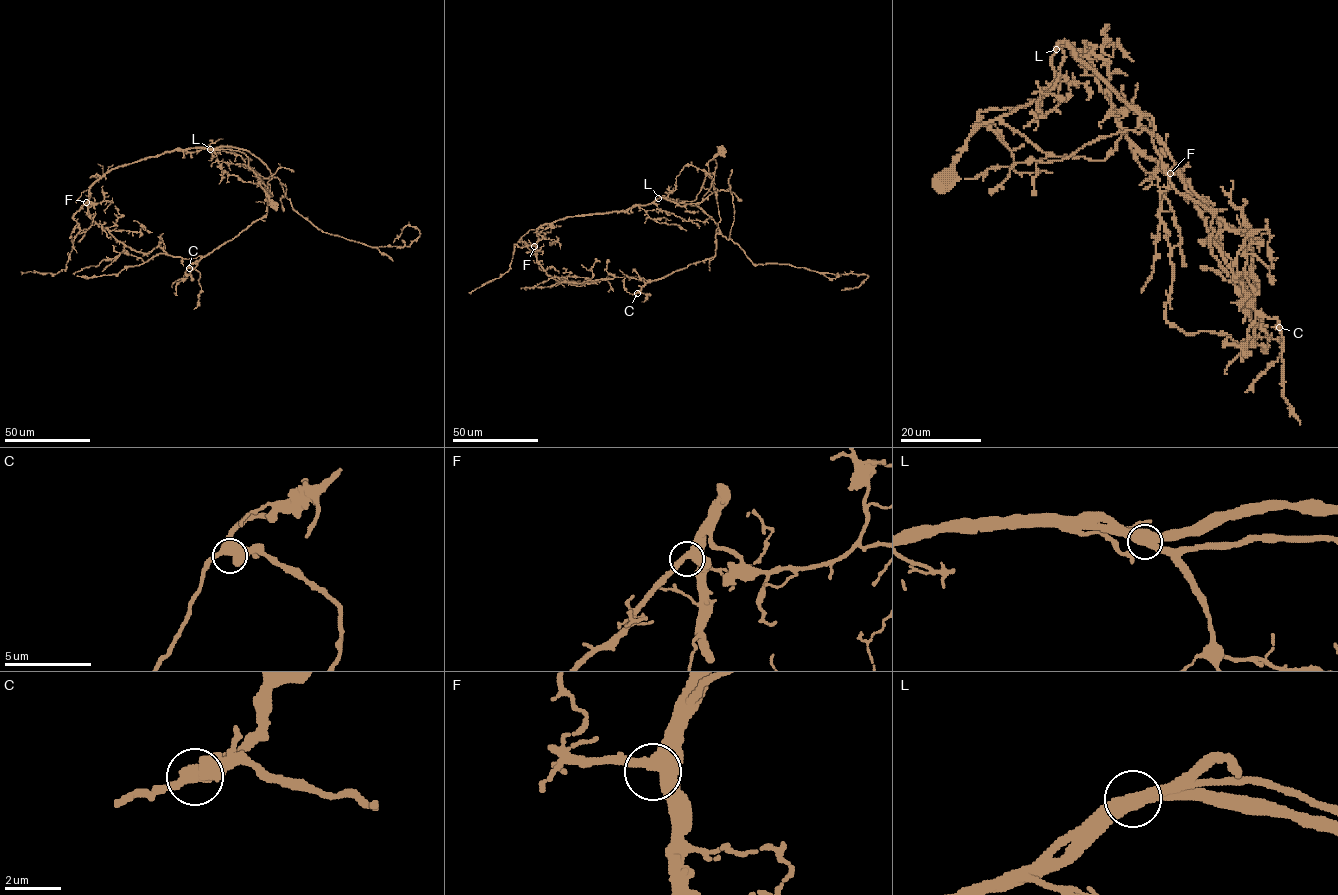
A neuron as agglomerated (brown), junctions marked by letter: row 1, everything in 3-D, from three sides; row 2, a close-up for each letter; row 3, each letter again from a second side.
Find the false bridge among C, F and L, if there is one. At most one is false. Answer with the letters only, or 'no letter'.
no letter

